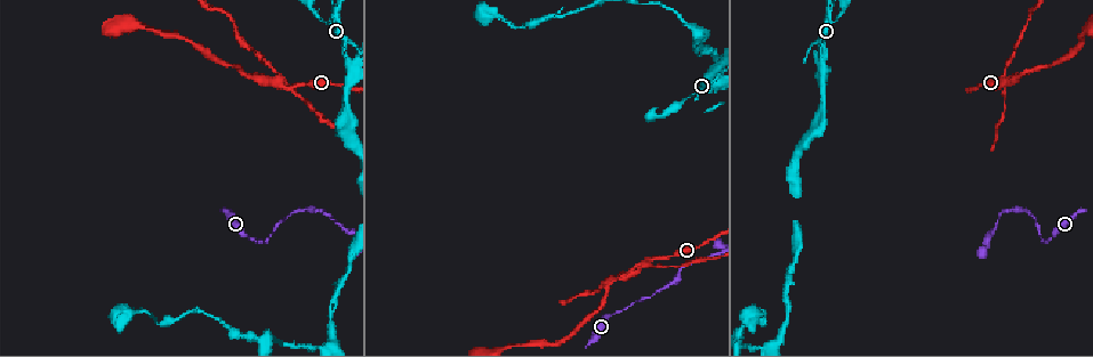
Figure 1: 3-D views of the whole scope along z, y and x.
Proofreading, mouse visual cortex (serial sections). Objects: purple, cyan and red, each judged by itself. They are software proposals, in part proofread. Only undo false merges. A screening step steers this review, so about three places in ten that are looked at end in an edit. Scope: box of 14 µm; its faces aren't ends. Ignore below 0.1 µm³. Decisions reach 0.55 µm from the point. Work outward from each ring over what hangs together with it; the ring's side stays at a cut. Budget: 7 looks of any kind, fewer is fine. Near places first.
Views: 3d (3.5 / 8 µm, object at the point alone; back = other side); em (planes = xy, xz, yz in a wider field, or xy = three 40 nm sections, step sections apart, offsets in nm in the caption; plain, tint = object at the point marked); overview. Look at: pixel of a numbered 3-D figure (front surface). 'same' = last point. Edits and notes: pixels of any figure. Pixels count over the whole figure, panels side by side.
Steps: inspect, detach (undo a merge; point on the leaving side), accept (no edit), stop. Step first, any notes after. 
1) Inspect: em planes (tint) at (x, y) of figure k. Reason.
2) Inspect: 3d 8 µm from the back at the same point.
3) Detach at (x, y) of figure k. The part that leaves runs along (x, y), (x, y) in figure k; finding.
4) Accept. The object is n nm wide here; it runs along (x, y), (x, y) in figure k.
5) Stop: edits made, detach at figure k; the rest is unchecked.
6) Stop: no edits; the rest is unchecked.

Inspect: 3d 8 µm at (1000, 84) of figure 1. Sharp bend.

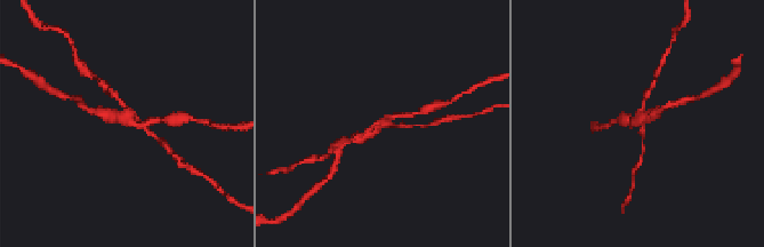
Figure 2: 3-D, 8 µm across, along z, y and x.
Inspect: em xy step 1 (tint) at (636, 124) of figure 2. 4 arms meet here; the arms are 150, 150, 150, 300 nm wide; now the EM.

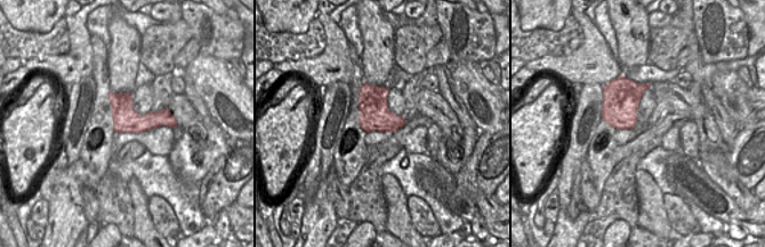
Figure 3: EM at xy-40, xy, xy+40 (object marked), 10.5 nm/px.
Detach at (112, 94) of figure 2. The part that leaves runs along (129, 112), (95, 77) in figure 2; a second cell is stuck on.

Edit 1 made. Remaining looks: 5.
Inspect: overview. Redraw.

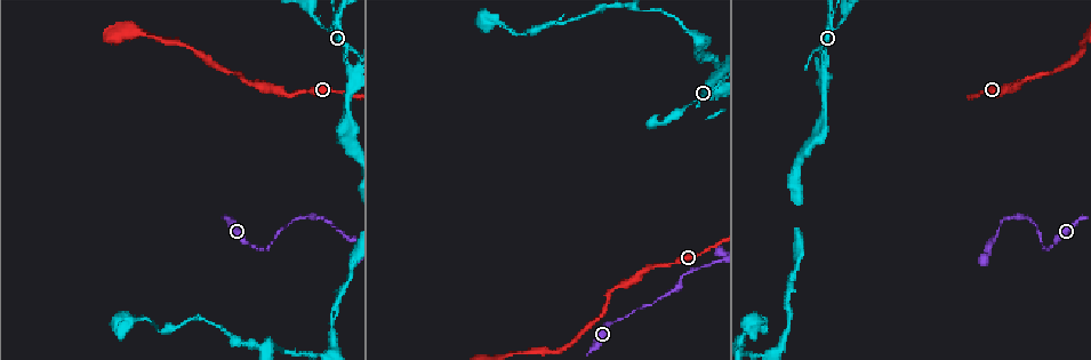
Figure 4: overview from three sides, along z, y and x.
Inspect: 3d 3.5 µm at (1050, 245) of figure 4.

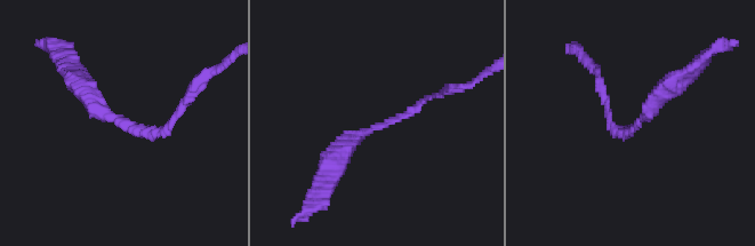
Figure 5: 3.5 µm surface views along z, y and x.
Inspect: em xy step 3 (plain) at (633, 126) of figure 5. The arms are 100, 300 nm wide.

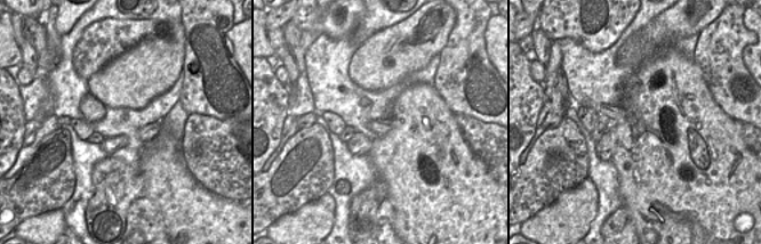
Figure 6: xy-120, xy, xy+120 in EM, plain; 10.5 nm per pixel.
Inspect: em xy step 3 (tint) at the same point. Where the object lies.

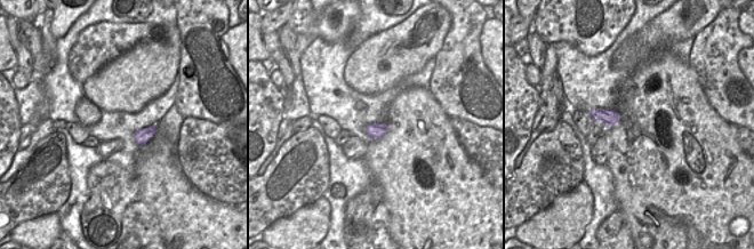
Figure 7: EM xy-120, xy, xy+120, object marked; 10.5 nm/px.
Accept. It runs along (336, 158), (346, 141), (441, 94) in figure 5; all the same cell.

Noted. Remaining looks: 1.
Stop: edits made, detach at figure 2; the rest is unchecked.

